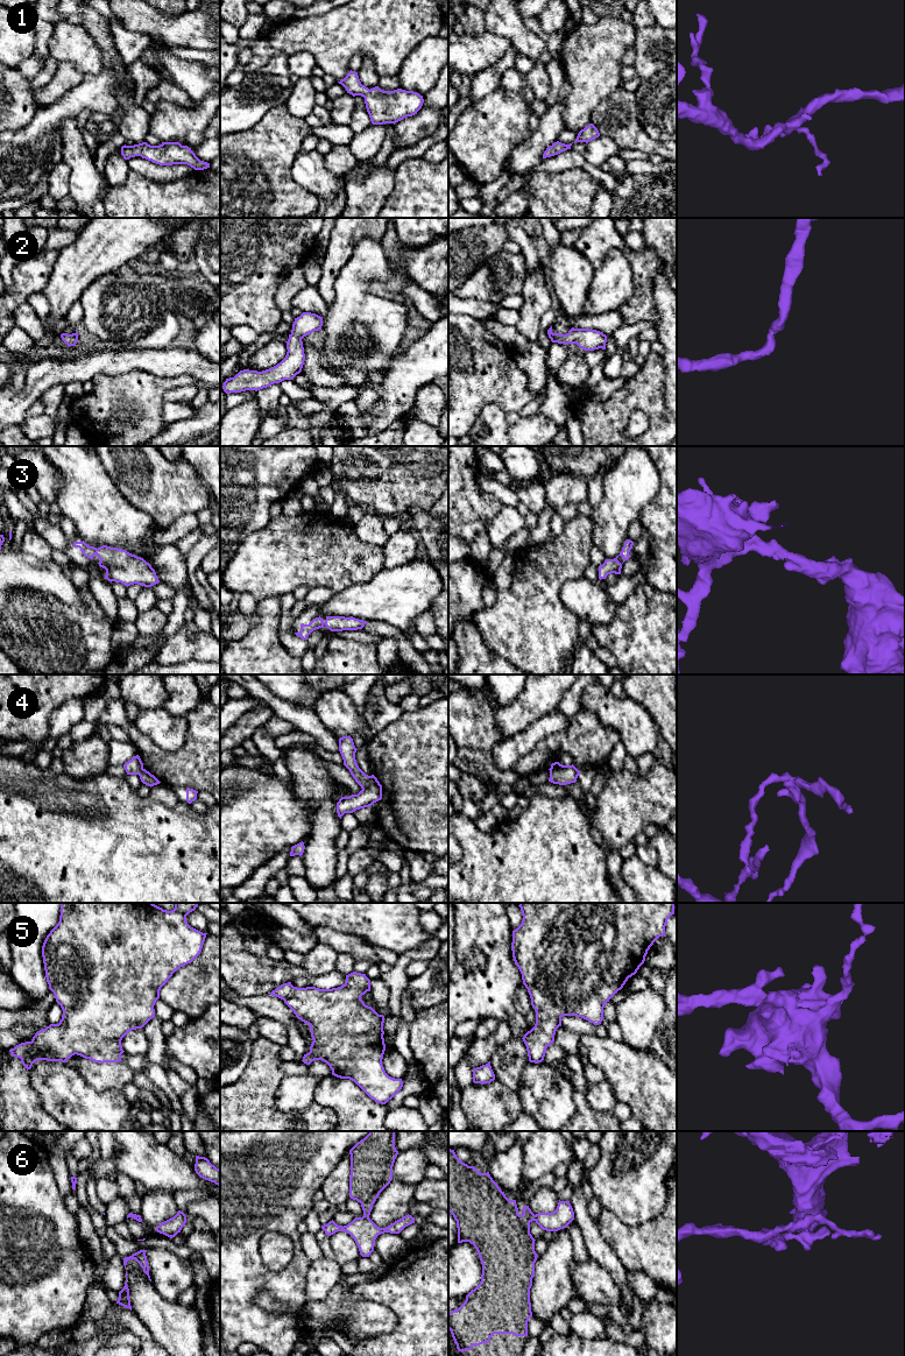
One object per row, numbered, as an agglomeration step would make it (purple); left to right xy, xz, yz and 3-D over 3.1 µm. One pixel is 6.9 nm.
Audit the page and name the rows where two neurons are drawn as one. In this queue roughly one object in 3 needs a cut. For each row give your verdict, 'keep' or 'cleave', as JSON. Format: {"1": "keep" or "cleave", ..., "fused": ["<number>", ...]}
{"1": "keep", "2": "keep", "3": "keep", "4": "cleave", "5": "keep", "6": "cleave", "fused": ["4", "6"]}

